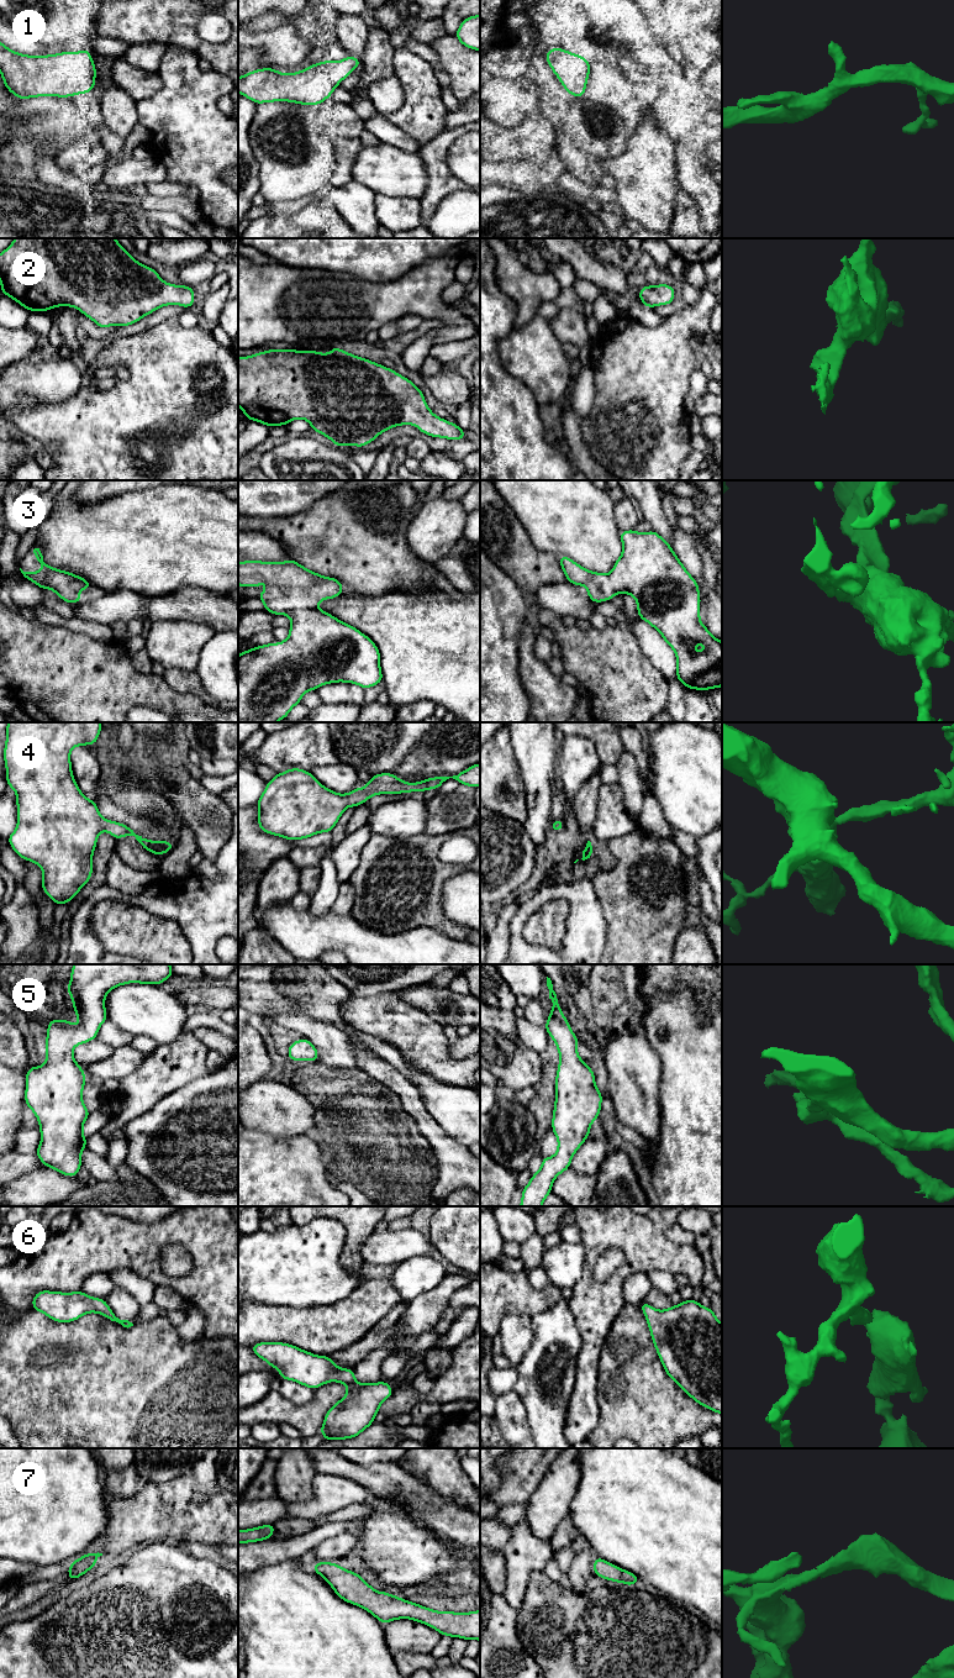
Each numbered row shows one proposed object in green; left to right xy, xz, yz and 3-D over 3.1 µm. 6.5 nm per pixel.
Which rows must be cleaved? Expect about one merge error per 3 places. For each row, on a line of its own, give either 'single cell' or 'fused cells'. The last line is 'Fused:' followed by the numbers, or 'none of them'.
1: single cell
2: single cell
3: single cell
4: single cell
5: single cell
6: single cell
7: single cell
Fused: none of them

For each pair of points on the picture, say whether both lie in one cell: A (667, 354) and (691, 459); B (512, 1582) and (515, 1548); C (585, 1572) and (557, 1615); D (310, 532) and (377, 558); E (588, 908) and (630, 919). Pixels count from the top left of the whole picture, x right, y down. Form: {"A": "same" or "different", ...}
{"A": "different", "B": "same", "C": "different", "D": "same", "E": "different"}

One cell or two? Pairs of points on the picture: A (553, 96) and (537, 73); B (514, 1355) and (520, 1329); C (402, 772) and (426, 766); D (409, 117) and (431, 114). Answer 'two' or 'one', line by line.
A: one
B: one
C: one
D: one

